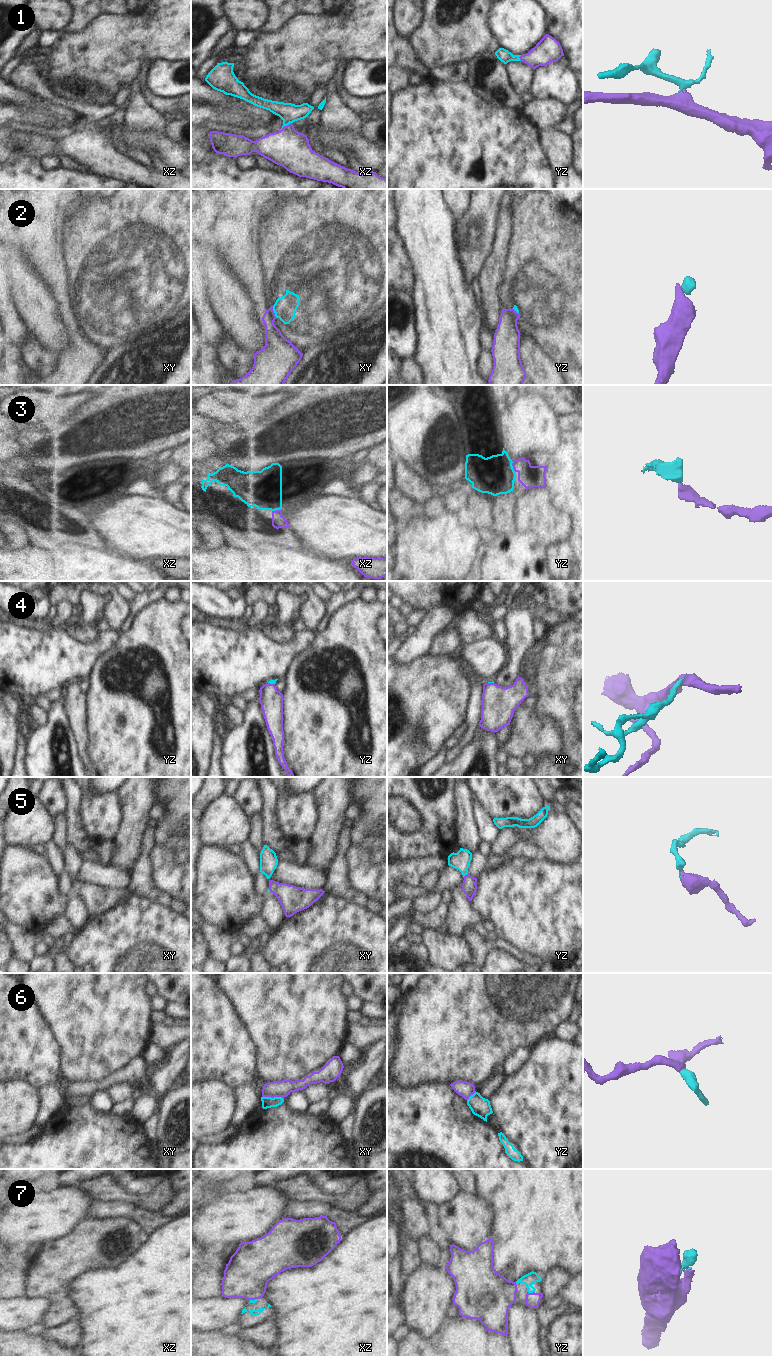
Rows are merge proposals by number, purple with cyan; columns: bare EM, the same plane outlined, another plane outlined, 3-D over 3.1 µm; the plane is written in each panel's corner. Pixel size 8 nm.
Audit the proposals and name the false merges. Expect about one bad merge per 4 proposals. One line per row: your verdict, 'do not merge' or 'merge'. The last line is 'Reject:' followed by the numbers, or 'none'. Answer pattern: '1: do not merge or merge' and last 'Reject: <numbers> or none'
1: merge
2: do not merge
3: merge
4: merge
5: merge
6: do not merge
7: merge
Reject: 2, 6

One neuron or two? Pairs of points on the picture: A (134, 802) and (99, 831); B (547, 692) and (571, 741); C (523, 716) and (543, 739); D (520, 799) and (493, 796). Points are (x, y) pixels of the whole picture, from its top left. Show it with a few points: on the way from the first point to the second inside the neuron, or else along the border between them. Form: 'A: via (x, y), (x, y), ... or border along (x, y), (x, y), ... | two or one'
A: border along (118, 788), (124, 819), (117, 834) | two
B: via (559, 704), (571, 716), (571, 729) | one
C: via (526, 722), (537, 733) | one
D: via (513, 800), (509, 796), (500, 796) | one

